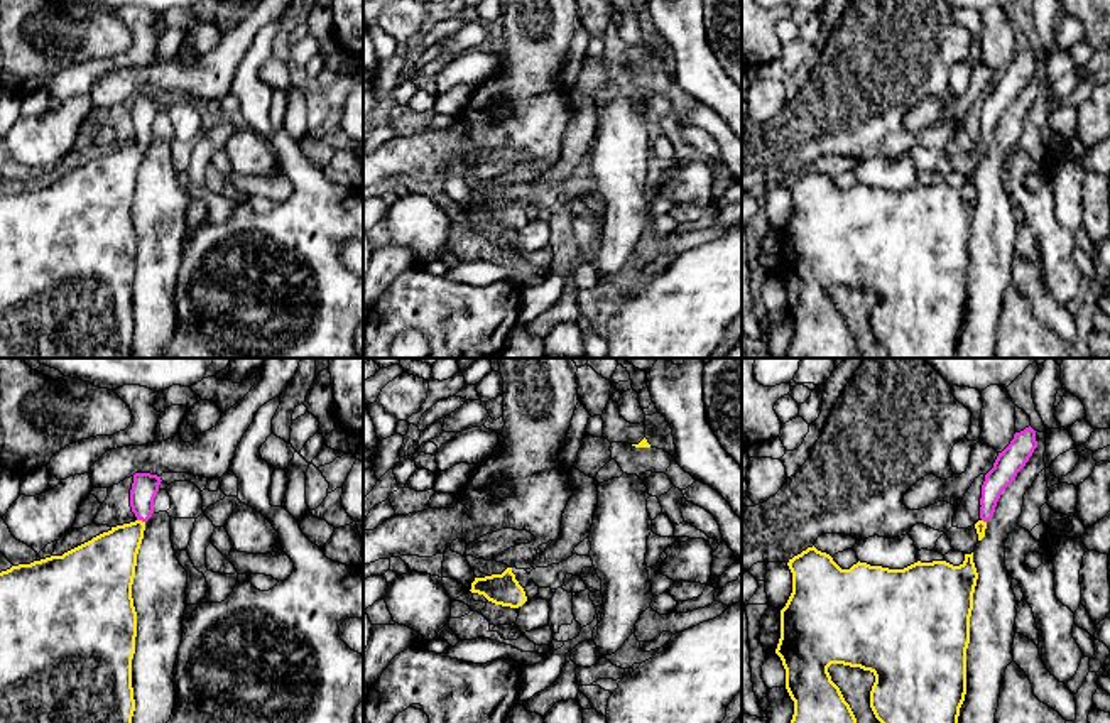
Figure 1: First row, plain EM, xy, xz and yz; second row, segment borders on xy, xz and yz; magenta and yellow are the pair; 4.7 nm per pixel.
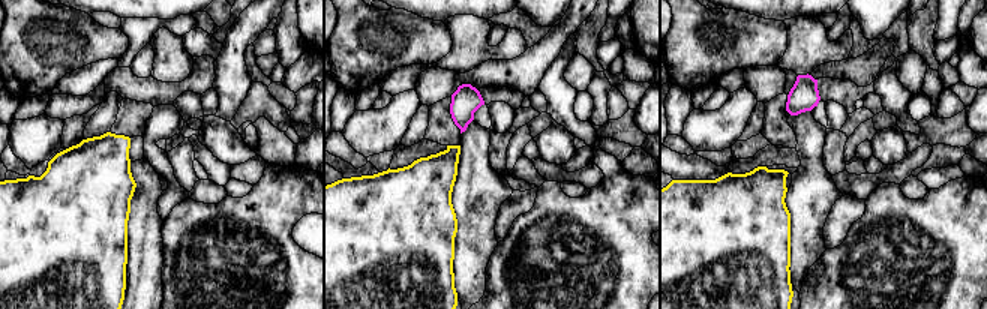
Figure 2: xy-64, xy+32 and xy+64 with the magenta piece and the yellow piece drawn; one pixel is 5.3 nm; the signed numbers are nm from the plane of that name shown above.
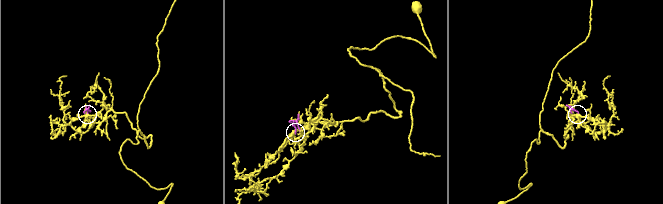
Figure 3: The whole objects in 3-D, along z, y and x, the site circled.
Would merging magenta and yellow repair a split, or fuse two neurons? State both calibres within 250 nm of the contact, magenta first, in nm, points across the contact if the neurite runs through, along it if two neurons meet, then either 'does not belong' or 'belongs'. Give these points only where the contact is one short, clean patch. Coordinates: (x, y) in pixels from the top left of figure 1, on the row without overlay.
130/260 nm | across xy (144, 110), (141, 141), (108, 181) | belongs

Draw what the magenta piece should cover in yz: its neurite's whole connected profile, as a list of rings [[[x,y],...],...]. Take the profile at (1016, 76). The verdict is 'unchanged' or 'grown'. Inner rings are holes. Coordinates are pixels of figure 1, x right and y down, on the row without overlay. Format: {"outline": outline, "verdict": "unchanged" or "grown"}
{"outline": [[[1029,47],[1015,54],[1010,66],[998,74],[982,106],[980,142],[975,145],[978,162],[985,159],[987,144],[993,139],[1002,113],[1015,101],[1036,69],[1036,52]]], "verdict": "grown"}

